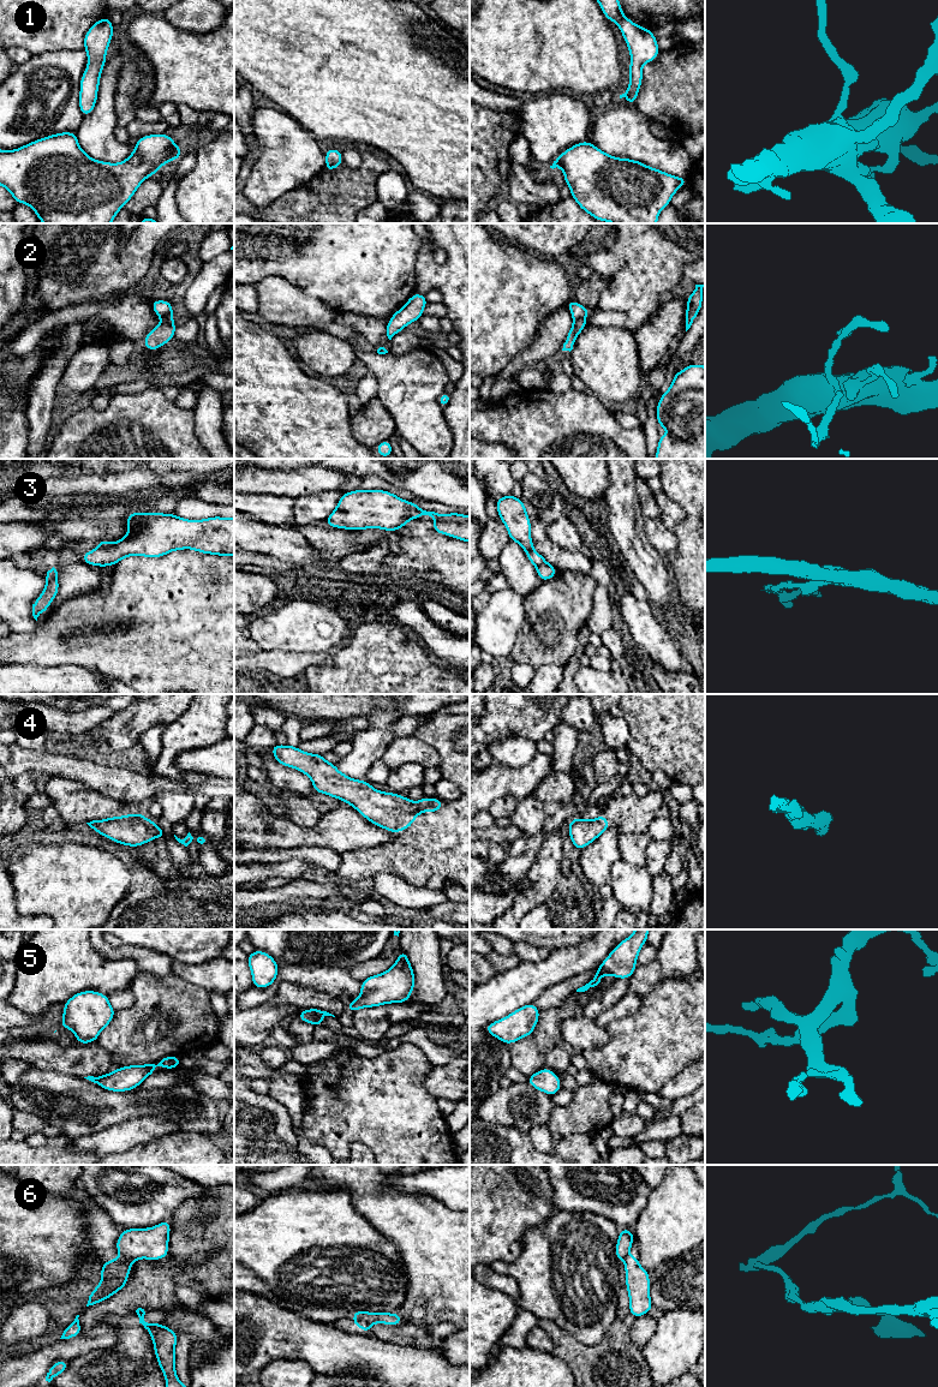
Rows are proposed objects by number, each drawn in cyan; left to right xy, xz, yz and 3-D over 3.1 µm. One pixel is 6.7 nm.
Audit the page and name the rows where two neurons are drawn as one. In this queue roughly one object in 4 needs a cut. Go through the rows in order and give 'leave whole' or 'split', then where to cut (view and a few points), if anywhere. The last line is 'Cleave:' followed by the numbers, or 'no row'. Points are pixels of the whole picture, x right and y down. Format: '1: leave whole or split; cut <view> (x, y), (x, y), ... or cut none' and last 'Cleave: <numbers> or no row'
1: leave whole; cut none
2: leave whole; cut none
3: leave whole; cut none
4: leave whole; cut none
5: leave whole; cut none
6: split; cut xz (354, 1320), (363, 1321), (369, 1327)
Cleave: 6

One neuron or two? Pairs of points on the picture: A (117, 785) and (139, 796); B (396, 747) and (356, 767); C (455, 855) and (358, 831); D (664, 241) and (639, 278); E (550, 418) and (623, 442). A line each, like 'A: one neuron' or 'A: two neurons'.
A: one neuron
B: two neurons
C: two neurons
D: one neuron
E: one neuron

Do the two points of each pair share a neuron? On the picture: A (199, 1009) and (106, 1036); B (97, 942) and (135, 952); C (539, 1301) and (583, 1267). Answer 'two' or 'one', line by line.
A: one
B: one
C: one

